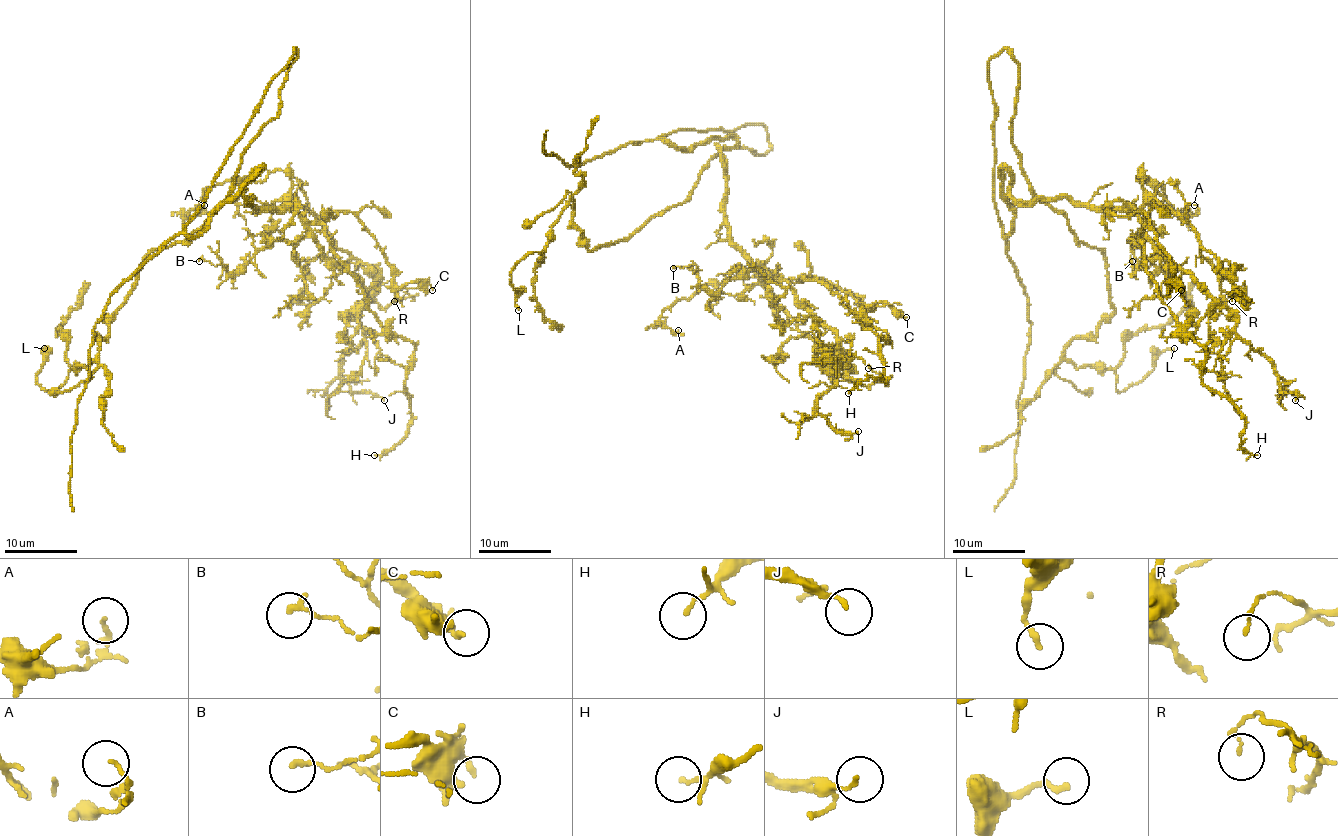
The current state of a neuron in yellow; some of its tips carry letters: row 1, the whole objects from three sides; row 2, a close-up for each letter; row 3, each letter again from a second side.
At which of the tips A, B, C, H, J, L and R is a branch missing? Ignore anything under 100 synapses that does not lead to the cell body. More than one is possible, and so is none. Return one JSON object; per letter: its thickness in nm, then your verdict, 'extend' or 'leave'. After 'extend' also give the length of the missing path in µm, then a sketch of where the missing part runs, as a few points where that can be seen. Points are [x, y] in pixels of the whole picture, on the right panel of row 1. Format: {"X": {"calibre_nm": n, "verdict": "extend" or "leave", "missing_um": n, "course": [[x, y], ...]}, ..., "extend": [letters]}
{"A": {"calibre_nm": 110, "verdict": "leave"}, "B": {"calibre_nm": 170, "verdict": "leave"}, "C": {"calibre_nm": 170, "verdict": "leave"}, "H": {"calibre_nm": 110, "verdict": "leave"}, "J": {"calibre_nm": 110, "verdict": "leave"}, "L": {"calibre_nm": 180, "verdict": "leave"}, "R": {"calibre_nm": 110, "verdict": "leave"}, "extend": []}

